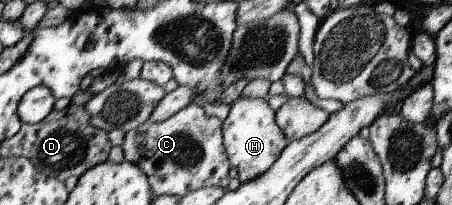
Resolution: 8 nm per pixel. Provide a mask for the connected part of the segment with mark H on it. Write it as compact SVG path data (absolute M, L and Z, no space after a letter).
M244 97L231 104L229 116L222 125L222 142L230 166L237 168L241 183L257 179L270 170L289 144L283 130L276 124L276 112L267 100Z

